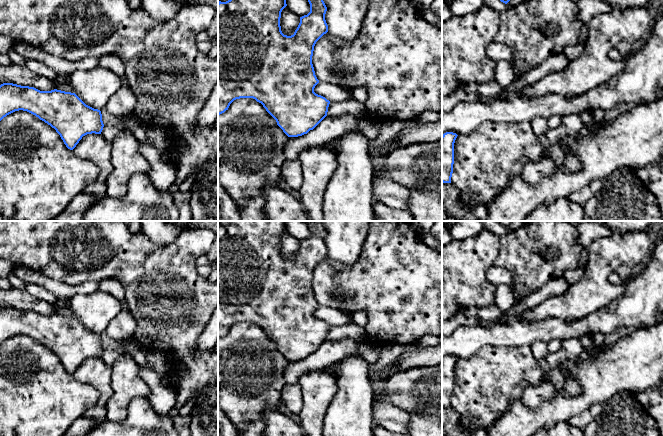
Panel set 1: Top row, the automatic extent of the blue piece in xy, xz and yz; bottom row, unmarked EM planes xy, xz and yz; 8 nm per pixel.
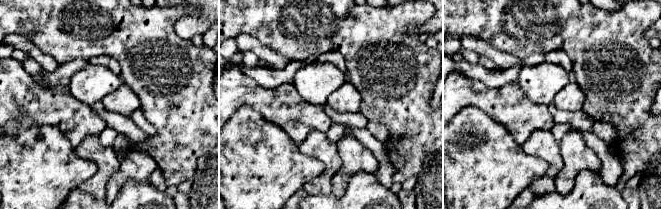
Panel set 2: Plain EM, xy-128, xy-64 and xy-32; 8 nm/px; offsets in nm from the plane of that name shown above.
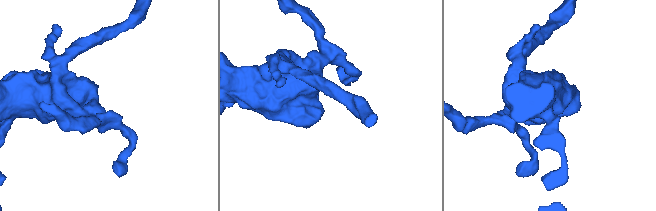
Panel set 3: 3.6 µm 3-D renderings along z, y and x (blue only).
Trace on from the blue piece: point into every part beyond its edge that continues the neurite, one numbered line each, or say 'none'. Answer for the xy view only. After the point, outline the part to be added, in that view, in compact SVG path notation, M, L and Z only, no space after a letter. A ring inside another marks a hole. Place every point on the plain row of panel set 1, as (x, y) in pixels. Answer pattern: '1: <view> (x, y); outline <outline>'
none

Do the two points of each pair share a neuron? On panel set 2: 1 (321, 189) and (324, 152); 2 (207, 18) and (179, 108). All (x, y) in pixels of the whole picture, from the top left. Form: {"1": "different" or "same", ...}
{"1": "same", "2": "different"}

